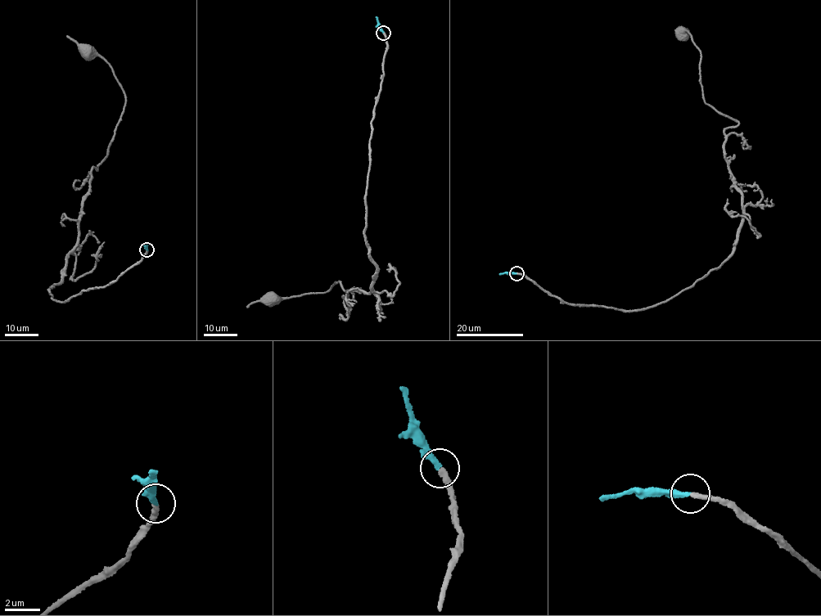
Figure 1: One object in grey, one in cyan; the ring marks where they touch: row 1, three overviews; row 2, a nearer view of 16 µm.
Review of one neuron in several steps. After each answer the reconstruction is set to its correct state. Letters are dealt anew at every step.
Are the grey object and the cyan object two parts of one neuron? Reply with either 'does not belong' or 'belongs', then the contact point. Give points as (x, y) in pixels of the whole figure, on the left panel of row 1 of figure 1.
belongs; at (146, 249)

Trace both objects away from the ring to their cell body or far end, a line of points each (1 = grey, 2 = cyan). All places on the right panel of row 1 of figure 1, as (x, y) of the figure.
1: (516, 273), (564, 302), (637, 311), (734, 250), (724, 131), (738, 123), (704, 101), (683, 33)
2: (516, 273), (499, 274)

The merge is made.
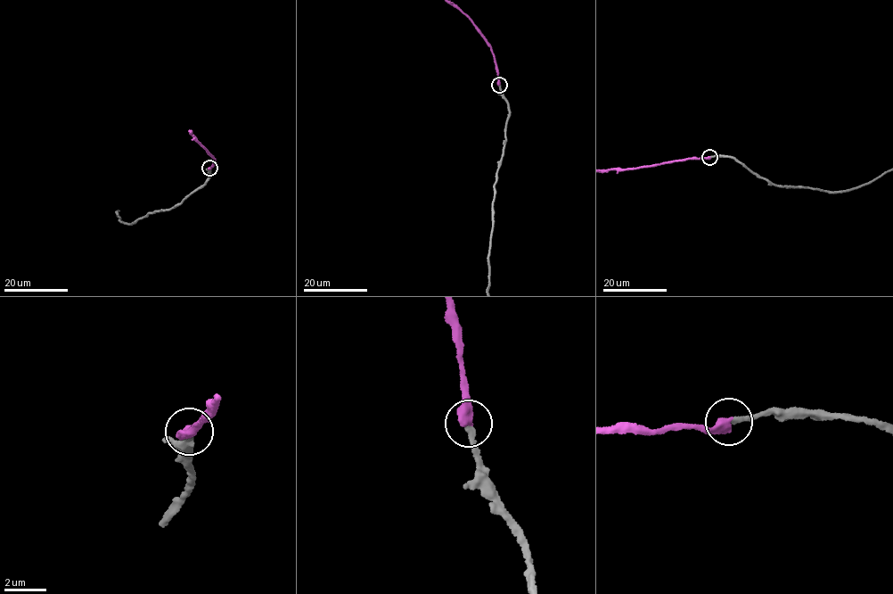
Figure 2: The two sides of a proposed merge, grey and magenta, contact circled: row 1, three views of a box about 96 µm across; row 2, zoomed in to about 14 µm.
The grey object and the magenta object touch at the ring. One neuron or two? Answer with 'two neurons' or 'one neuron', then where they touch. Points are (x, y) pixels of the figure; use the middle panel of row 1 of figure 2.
one neuron; at (499, 85)

